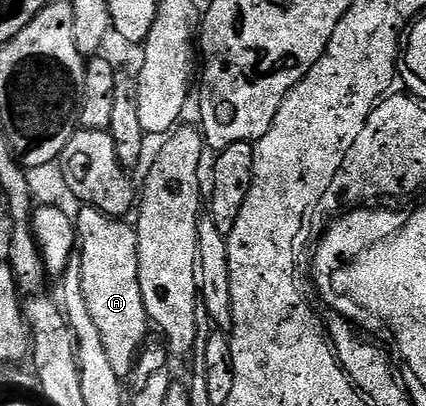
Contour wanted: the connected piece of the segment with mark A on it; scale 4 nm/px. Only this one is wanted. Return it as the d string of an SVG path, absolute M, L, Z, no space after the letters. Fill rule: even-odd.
M83 205L82 211L76 214L77 227L77 253L80 254L82 265L82 287L84 288L84 301L88 303L88 312L100 331L100 340L104 344L104 353L112 363L116 376L129 379L134 373L134 364L142 352L143 345L148 337L152 323L146 315L144 296L140 296L140 272L138 271L138 231L122 218L112 218L103 210L95 206Z

